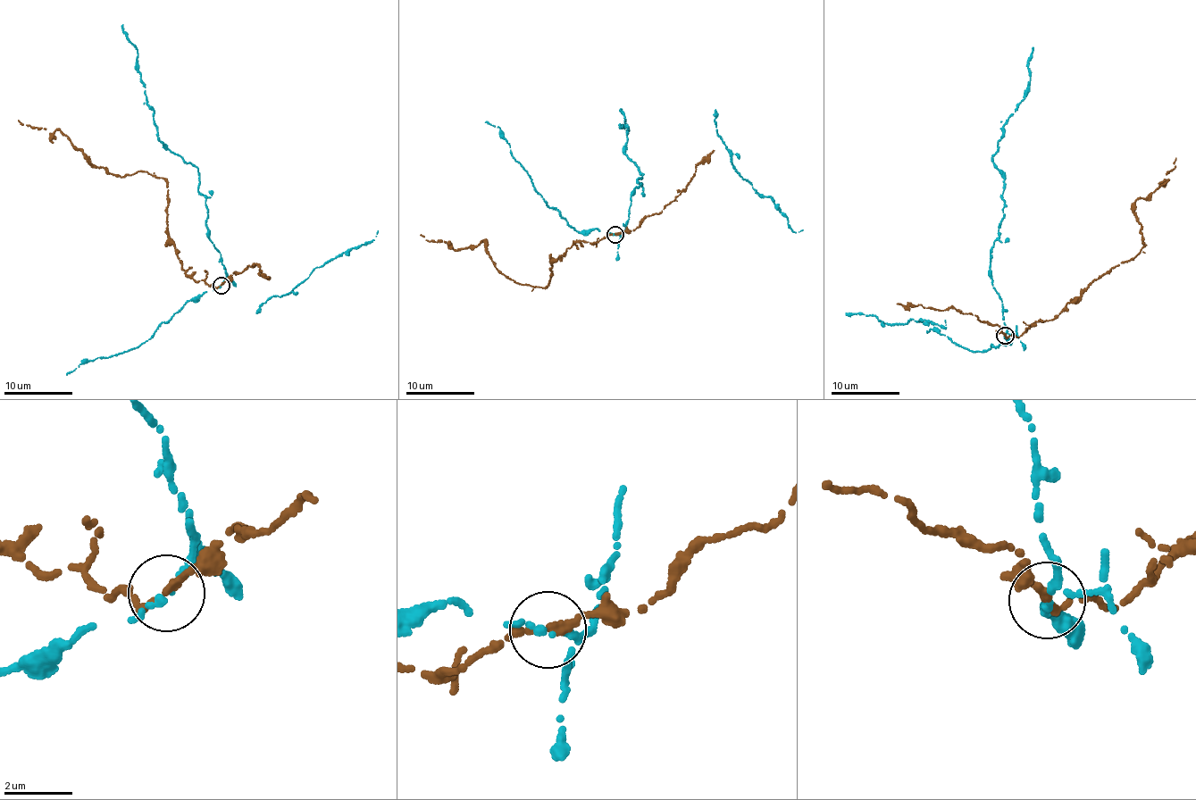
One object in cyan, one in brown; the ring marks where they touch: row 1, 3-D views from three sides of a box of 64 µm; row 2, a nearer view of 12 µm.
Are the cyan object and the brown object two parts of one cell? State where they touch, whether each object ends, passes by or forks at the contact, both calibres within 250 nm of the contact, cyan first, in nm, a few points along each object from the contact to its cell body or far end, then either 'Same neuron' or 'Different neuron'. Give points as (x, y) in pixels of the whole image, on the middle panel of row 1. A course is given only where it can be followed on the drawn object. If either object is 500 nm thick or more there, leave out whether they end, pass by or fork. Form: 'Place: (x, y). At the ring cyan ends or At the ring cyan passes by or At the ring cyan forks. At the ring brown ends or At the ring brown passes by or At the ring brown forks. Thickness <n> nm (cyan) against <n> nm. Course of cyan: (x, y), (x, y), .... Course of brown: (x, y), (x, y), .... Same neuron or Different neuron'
Place: (614, 234). At the ring cyan forks. At the ring brown passes by. Thickness 150 nm (cyan) against 220 nm. Course of cyan: (614, 234), (623, 234), (643, 178), (624, 150), (629, 128), (621, 129), (620, 109). Course of brown: (614, 233), (573, 243), (551, 262), (543, 287), (500, 273), (483, 242), (456, 251), (421, 234). Different neuron

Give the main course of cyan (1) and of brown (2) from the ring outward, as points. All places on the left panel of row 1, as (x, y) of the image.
1: (220, 287), (226, 277), (210, 241), (199, 172), (158, 137), (138, 54), (121, 25)
2: (220, 285), (182, 270), (163, 179), (137, 170), (118, 177), (90, 162), (60, 130), (19, 120)

